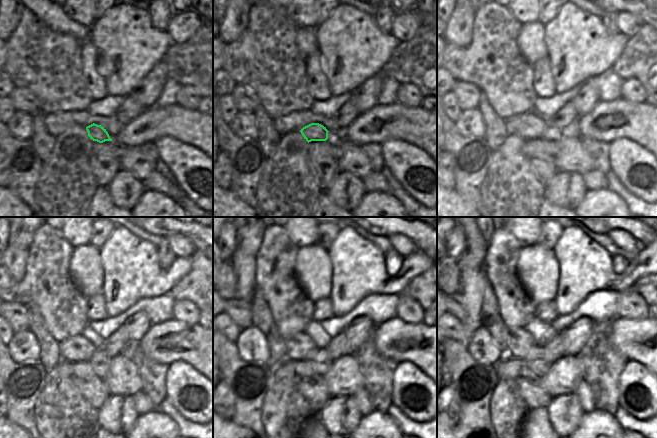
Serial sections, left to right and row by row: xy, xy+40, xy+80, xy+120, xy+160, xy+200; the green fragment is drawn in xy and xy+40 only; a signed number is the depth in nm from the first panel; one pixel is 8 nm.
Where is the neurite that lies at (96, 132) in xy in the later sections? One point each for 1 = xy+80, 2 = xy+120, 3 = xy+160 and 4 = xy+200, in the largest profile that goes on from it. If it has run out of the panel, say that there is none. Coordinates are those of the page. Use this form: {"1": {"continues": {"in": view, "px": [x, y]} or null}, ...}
{"1": {"continues": {"in": "xy+80", "px": [529, 125]}}, "2": {"continues": {"in": "xy+120", "px": [77, 349]}}, "3": {"continues": {"in": "xy+160", "px": [297, 346]}}, "4": {"continues": {"in": "xy+200", "px": [518, 341]}}}

